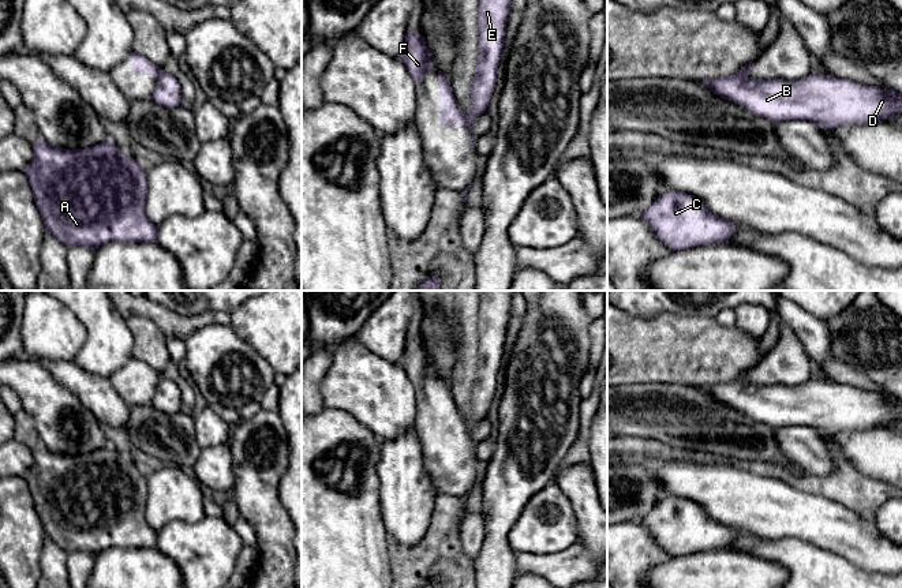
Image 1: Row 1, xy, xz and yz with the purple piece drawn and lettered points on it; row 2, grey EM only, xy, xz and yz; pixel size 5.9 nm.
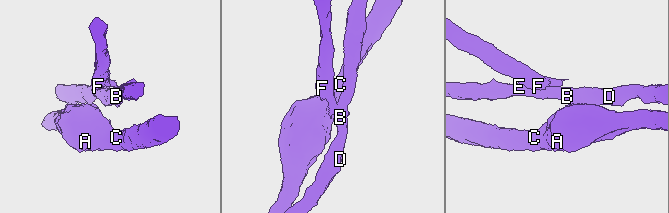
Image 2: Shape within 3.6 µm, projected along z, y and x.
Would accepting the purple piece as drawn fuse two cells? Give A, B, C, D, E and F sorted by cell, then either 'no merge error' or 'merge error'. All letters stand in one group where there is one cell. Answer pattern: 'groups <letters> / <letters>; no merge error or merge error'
groups A B C D E / F; merge error

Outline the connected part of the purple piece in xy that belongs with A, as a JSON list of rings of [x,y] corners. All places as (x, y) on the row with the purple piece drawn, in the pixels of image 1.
[[[42,138],[33,143],[34,158],[23,171],[46,232],[64,246],[93,251],[111,241],[156,243],[158,226],[146,216],[147,184],[143,164],[124,154],[111,138],[85,149],[63,149]]]

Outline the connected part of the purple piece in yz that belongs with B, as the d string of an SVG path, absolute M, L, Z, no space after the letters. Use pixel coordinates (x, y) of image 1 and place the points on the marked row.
M737 72L730 76L703 80L714 91L756 116L772 123L789 120L815 121L824 130L879 123L898 117L902 94L850 79L812 72L804 79L756 80Z

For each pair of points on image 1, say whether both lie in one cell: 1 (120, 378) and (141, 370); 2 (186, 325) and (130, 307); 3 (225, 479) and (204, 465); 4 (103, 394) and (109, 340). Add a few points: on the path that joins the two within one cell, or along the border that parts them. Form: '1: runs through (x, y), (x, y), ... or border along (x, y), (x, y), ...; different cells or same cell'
1: runs through (126, 378), (135, 375); same cell
2: runs through (172, 325), (157, 313), (143, 307); same cell
3: runs through (220, 476), (209, 467); same cell
4: border along (75, 363), (88, 371), (108, 378); different cells

